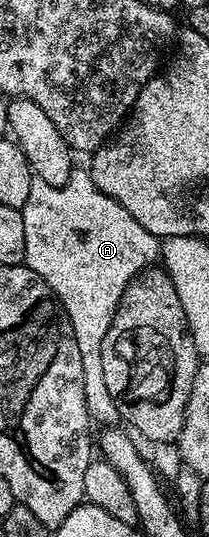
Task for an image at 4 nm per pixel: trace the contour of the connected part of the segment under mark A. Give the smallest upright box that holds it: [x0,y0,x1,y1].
[21,172,160,423]

